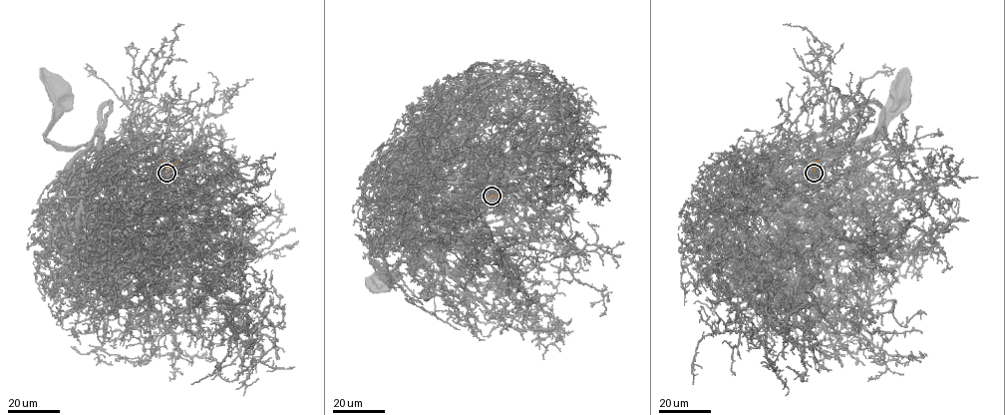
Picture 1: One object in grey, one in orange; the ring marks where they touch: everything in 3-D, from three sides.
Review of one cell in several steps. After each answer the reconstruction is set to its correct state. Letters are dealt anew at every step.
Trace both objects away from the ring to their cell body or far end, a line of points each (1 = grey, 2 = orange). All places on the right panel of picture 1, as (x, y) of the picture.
1: (814, 173), (788, 208), (796, 232), (797, 198), (818, 169), (840, 146), (861, 146), (897, 99)
2: (814, 173), (816, 161)

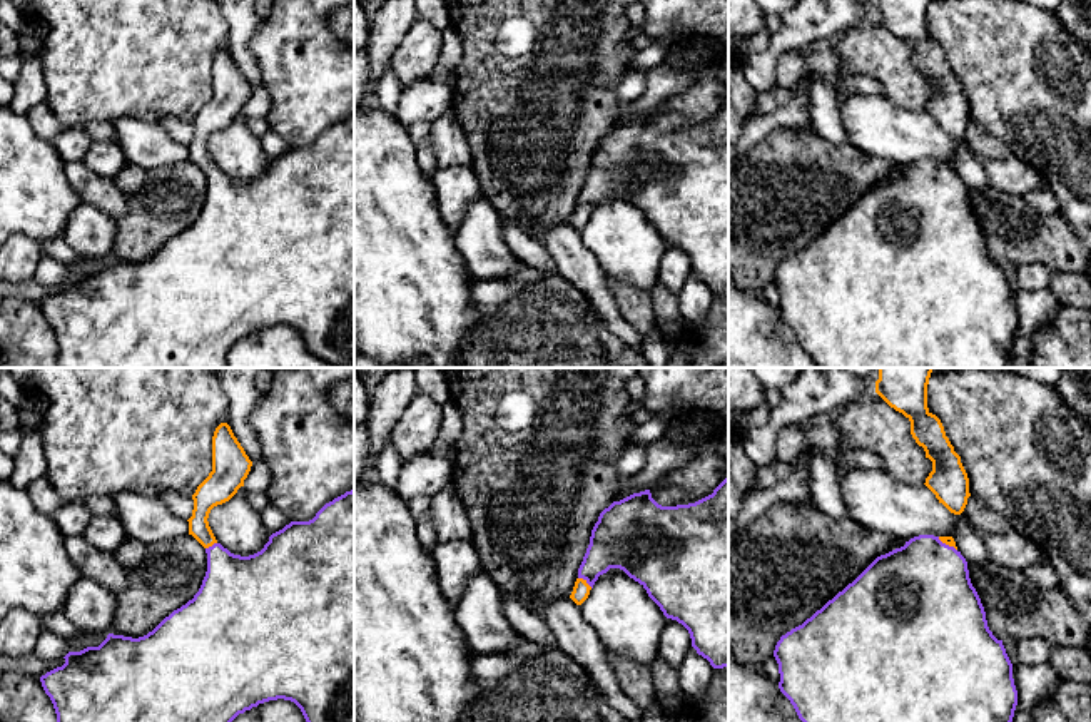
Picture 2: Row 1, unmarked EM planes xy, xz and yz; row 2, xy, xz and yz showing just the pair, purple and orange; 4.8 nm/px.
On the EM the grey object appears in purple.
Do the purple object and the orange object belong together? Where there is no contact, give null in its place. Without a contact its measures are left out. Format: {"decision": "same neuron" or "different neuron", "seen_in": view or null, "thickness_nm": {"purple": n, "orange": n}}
{"decision": "same neuron", "seen_in": "xz", "thickness_nm": {"purple": 280, "orange": 80}}

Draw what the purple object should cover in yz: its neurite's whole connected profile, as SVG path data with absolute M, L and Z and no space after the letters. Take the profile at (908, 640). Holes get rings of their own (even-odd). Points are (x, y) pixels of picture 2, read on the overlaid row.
M919 535L877 557L852 583L775 645L780 692L802 722L1012 722L1017 690L1002 640L987 627L952 536Z

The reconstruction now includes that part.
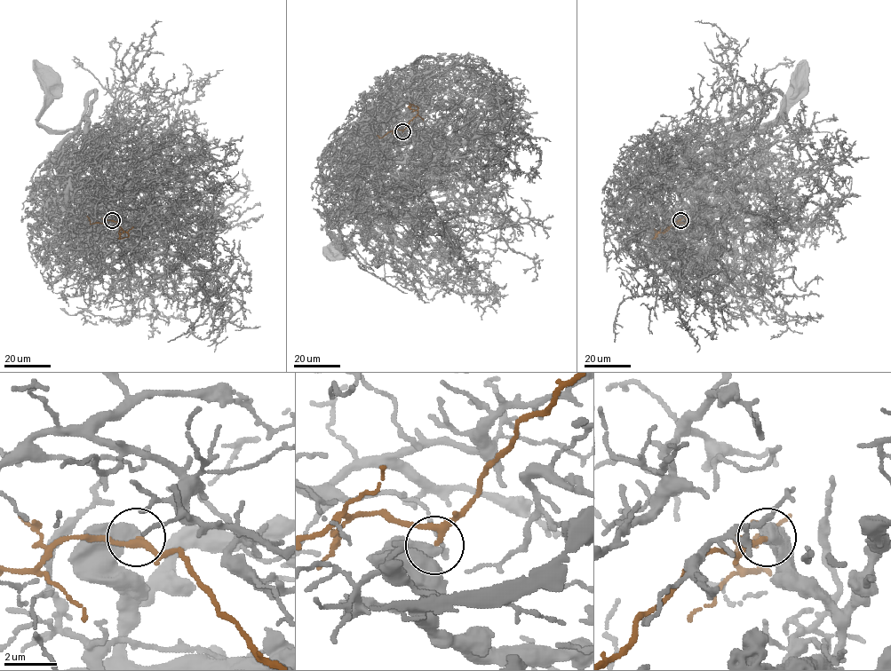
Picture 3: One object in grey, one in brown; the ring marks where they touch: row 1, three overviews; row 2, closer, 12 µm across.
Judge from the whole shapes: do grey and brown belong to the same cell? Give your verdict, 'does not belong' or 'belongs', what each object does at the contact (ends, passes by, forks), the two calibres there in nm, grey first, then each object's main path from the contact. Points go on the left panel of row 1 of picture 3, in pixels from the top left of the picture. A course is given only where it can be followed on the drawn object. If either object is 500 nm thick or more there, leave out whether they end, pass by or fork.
does not belong | 600/200 nm | grey via (112, 219), (108, 232), (93, 237), (85, 226), (60, 170), (60, 145), (75, 130), (37, 124), (49, 88) | brown via (112, 220), (127, 232), (128, 236), (119, 239)

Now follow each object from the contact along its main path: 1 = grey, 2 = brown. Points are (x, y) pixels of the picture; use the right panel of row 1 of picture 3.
1: (680, 219), (693, 236), (706, 177), (746, 130), (765, 130), (772, 124), (797, 88)
2: (680, 220), (651, 239)

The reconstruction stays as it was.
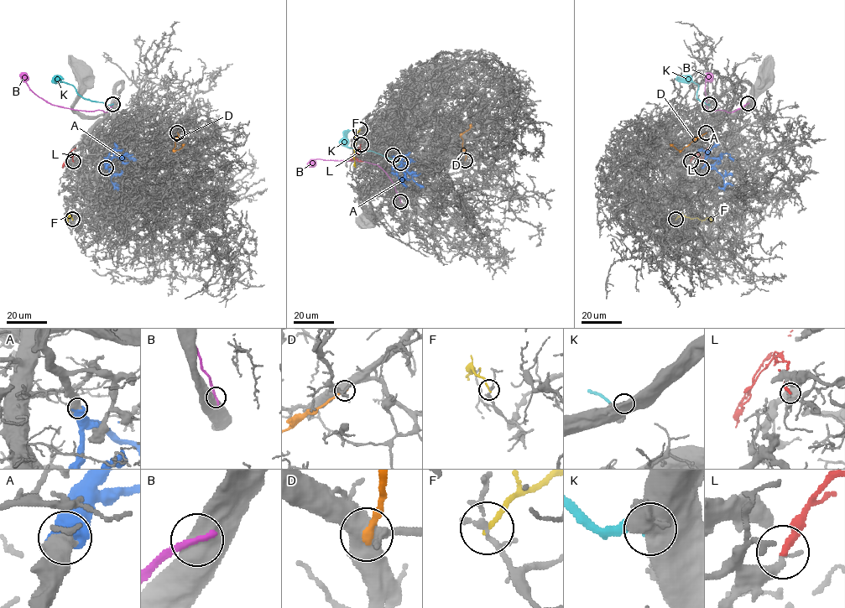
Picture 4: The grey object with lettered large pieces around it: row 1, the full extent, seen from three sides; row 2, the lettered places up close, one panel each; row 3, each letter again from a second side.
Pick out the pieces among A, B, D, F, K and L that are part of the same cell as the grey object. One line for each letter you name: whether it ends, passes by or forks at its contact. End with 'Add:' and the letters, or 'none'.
A: it ends there
Add: A

